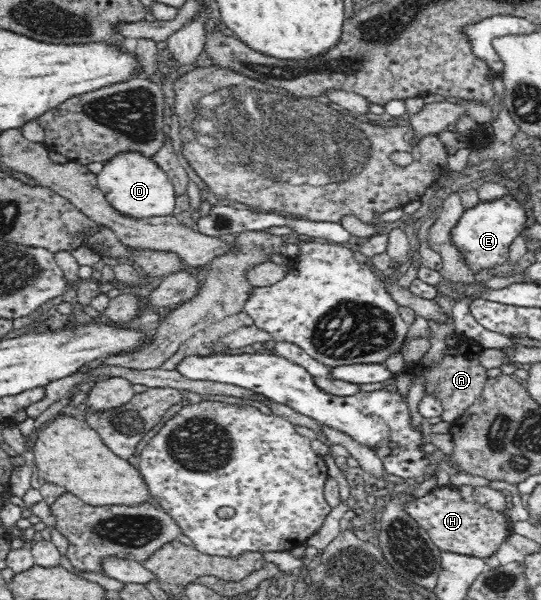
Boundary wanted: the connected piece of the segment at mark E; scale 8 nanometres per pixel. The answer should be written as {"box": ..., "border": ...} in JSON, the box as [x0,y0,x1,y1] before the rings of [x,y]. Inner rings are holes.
{"box":[451,193,525,274],"border":[[[509,193],[493,202],[480,202],[461,215],[451,230],[451,244],[463,256],[465,266],[483,274],[485,270],[493,270],[509,260],[509,246],[521,234],[525,218],[523,207]]]}

